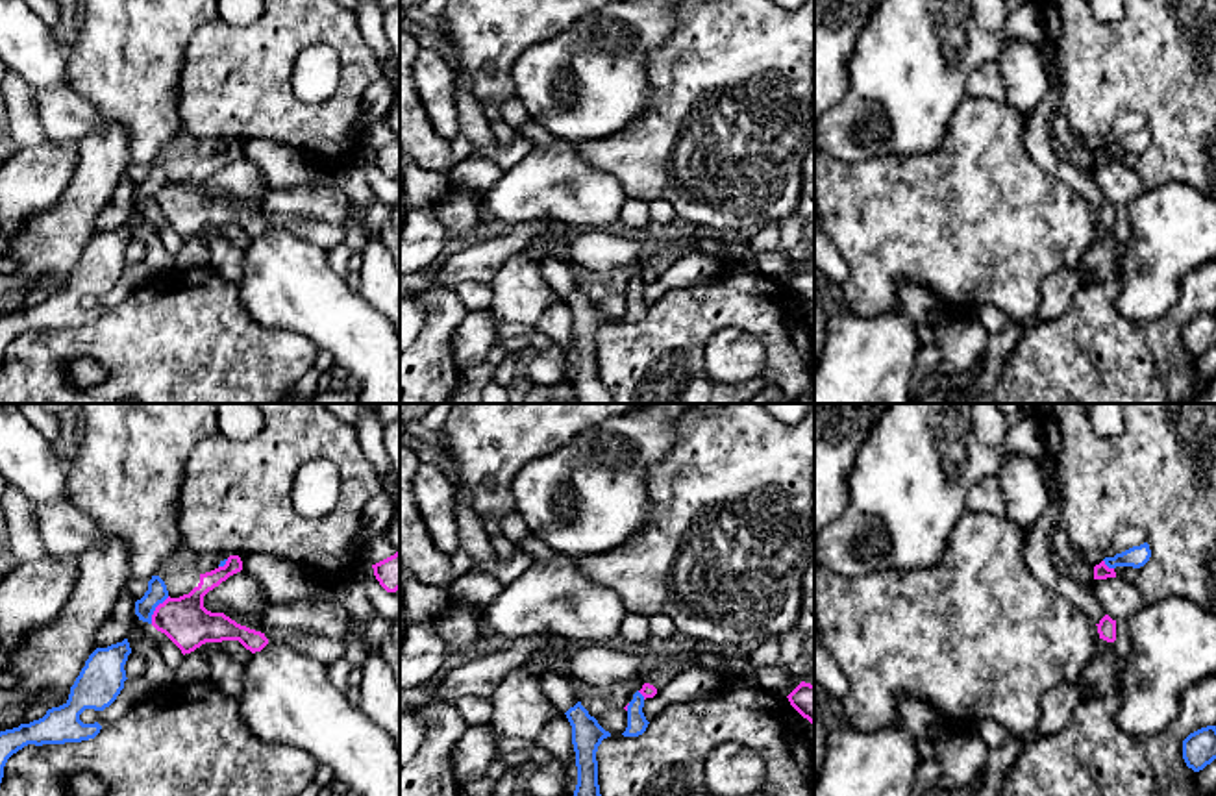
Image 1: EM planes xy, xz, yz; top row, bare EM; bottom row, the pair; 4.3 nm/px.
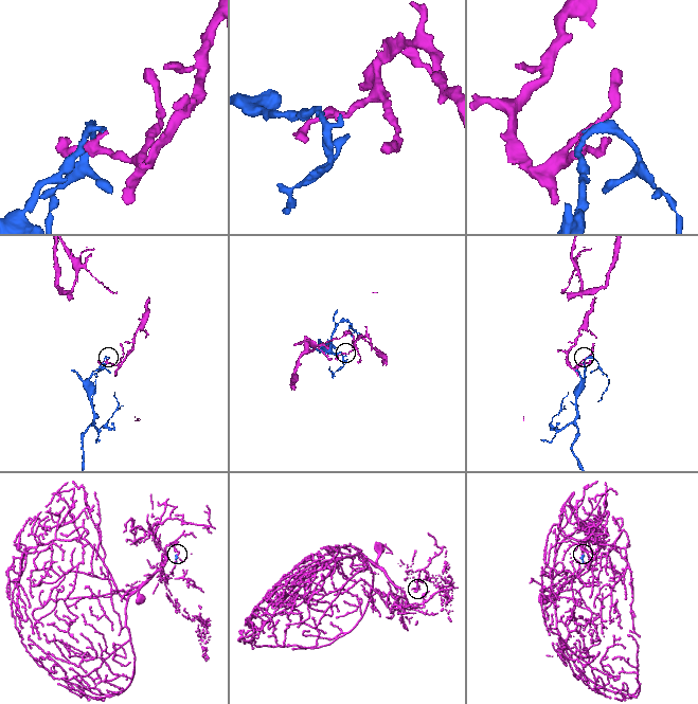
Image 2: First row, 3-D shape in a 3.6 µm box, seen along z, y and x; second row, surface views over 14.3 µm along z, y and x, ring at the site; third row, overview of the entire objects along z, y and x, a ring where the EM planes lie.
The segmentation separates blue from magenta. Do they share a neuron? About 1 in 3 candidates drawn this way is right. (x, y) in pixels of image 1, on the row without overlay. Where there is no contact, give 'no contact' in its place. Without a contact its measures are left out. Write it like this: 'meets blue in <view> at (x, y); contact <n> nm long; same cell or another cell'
meets blue in xy at (154, 195); contact 150 nm long; another cell

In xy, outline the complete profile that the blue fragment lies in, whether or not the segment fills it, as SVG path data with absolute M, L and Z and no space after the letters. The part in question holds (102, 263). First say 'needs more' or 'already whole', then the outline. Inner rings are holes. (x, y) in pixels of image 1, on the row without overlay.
already whole; M128 224L107 233L96 233L74 270L68 285L46 296L46 300L30 309L0 317L0 368L7 344L28 330L65 330L94 324L102 311L83 309L80 300L85 294L104 296L124 274L124 250L131 239Z

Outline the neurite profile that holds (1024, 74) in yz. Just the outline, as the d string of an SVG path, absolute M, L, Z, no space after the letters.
M1011 39L996 59L1005 85L1009 106L1025 120L1051 98L1051 80L1040 54L1040 46Z

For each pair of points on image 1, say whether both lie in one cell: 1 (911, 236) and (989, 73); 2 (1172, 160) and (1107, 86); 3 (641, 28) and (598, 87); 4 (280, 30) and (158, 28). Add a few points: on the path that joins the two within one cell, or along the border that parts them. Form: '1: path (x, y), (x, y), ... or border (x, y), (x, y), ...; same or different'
1: border (967, 95), (1005, 100); different
2: path (1172, 136), (1172, 130), (1131, 89); same
3: path (635, 41), (604, 73); same
4: border (211, 19), (189, 39), (180, 69); different

